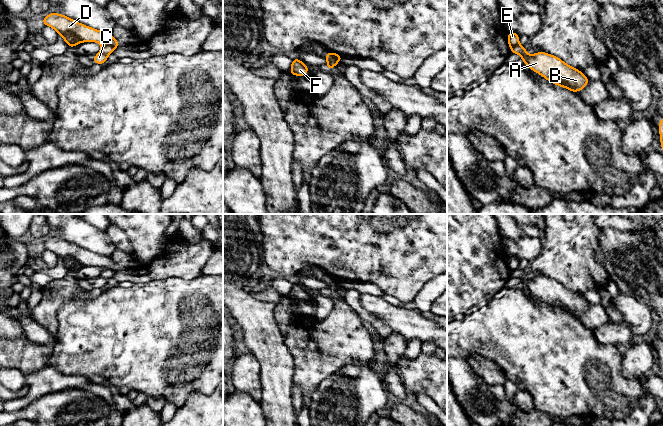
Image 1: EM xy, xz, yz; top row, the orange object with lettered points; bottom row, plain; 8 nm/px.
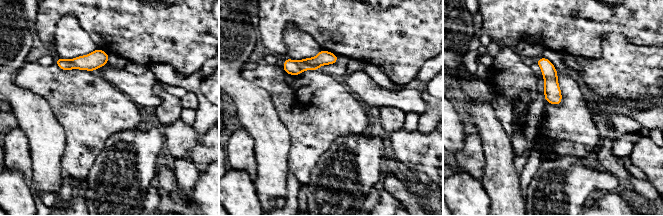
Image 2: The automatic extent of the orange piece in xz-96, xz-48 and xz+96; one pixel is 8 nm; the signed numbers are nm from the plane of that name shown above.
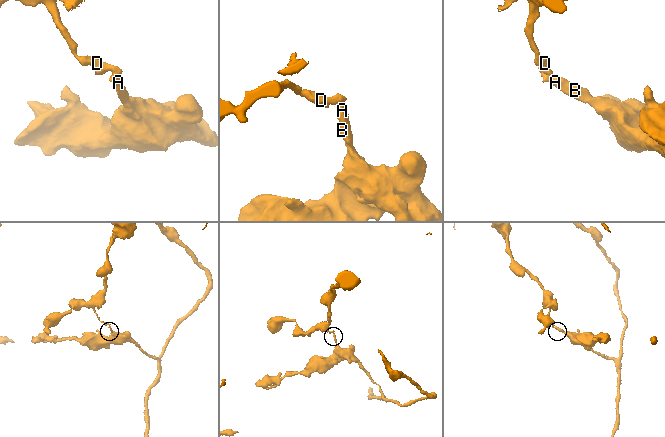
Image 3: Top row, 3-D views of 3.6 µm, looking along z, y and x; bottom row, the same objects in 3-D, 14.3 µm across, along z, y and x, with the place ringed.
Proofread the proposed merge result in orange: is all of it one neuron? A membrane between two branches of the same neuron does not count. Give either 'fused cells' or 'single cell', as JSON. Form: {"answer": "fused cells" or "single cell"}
{"answer": "fused cells"}

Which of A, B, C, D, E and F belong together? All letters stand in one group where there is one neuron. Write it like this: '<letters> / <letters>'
A B C / D E F

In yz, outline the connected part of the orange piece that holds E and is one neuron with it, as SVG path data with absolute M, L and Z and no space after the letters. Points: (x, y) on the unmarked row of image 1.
M508 256L507 265L510 271L515 271L519 269L520 259L515 256Z

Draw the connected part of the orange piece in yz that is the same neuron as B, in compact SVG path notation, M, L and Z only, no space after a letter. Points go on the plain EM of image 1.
M521 269L511 271L510 276L520 279L522 286L532 295L573 317L581 315L591 305L579 293L571 291L560 282L546 276L528 279L526 271Z

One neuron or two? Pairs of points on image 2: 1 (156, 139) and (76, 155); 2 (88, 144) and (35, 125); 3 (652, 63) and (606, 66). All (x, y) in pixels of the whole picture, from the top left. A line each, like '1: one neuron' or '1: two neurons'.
1: two neurons
2: two neurons
3: one neuron

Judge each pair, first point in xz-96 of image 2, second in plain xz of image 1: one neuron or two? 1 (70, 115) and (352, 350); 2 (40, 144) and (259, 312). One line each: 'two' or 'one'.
1: one
2: one

